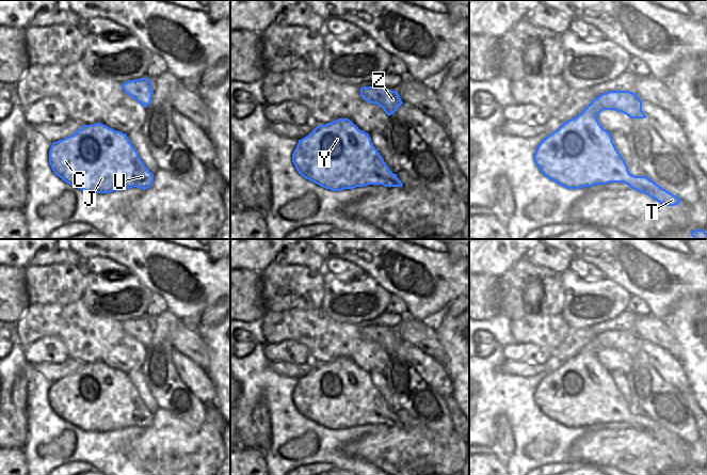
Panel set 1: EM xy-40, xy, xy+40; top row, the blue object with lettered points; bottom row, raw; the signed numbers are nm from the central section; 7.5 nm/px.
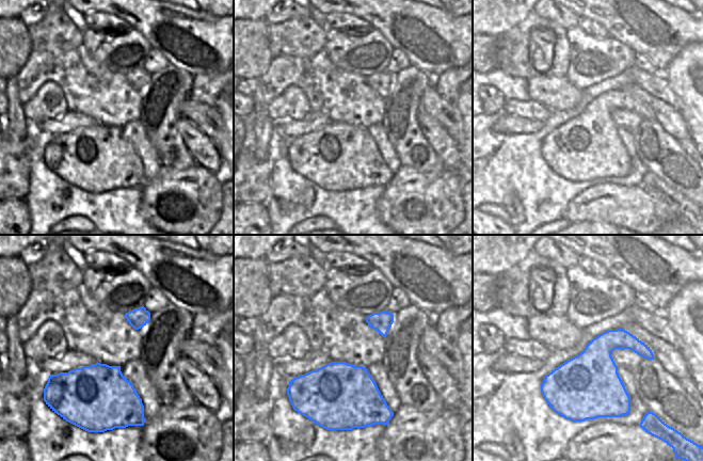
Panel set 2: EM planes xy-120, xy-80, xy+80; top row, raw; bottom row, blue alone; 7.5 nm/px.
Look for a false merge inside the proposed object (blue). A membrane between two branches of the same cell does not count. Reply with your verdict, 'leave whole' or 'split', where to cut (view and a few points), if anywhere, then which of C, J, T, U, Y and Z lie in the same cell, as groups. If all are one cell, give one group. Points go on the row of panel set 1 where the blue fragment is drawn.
leave whole; no cut; C J T U Y Z

